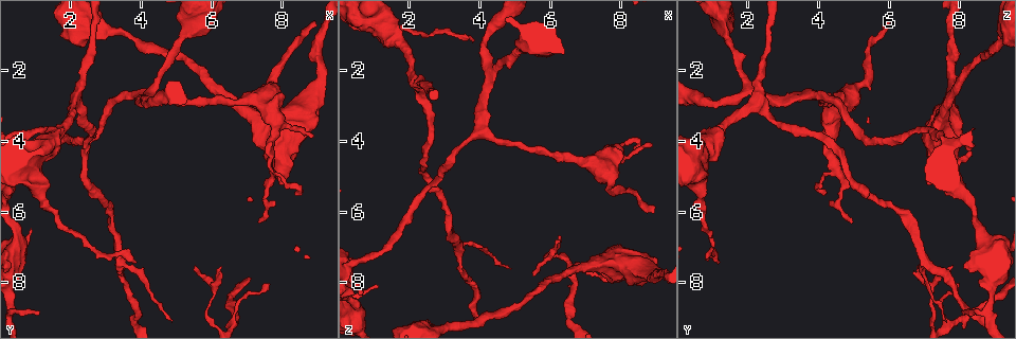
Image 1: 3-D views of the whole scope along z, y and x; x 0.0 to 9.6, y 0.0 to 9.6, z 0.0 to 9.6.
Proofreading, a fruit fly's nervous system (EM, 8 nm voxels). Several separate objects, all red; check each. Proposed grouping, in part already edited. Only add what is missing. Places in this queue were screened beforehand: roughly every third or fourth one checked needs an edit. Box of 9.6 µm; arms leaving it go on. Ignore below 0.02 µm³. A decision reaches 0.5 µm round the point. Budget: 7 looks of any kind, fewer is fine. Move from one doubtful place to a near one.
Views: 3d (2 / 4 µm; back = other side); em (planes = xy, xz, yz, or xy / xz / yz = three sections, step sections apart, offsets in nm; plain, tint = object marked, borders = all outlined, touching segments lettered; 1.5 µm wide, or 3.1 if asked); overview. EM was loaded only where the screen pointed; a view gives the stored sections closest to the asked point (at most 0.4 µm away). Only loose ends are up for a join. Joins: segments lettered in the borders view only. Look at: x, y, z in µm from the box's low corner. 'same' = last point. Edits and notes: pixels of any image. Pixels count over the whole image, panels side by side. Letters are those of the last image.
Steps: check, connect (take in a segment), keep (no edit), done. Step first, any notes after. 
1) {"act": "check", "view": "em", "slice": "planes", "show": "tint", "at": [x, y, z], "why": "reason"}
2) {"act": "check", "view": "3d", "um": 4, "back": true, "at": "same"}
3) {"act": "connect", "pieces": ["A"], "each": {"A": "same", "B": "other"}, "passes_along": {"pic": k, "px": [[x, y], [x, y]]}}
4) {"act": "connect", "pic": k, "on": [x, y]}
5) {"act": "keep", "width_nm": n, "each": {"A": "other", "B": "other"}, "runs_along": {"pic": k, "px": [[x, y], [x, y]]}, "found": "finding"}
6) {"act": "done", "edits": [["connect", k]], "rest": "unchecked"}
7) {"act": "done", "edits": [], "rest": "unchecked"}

{"act": "check", "view": "3d", "um": 4, "back": true, "at": [8.90, 0.60, 6.05], "why": "branch stops here"}

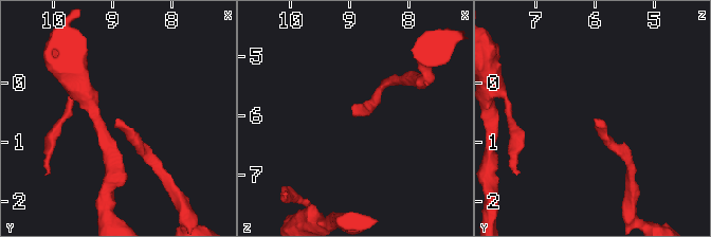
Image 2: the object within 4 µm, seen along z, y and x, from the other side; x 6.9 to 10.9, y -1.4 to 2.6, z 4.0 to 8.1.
{"act": "check", "view": "em", "slice": "planes", "show": "borders", "at": [8.90, 0.60, 6.05], "why": "shape alone is not enough"}

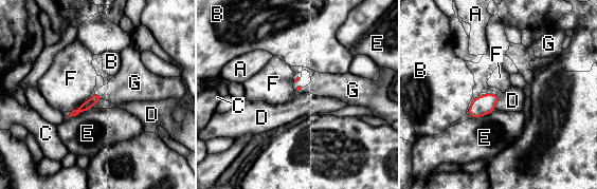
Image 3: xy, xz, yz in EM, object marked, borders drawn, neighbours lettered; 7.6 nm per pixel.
{"act": "connect", "pieces": ["G"], "longest_contact_nm": ["E", 220], "each": {"A": "other", "B": "other", "C": "other", "D": "other", "E": "other", "F": "other", "G": "same"}, "found": "the neuron continues"}

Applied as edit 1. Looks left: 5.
{"act": "check", "view": "overview", "why": "see it whole again"}

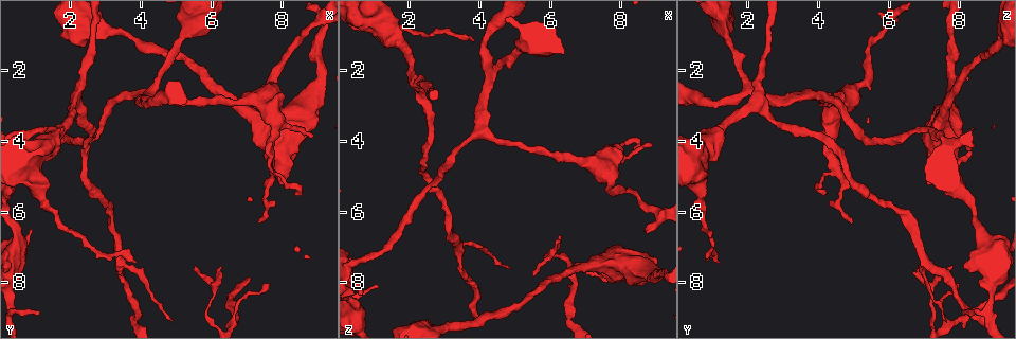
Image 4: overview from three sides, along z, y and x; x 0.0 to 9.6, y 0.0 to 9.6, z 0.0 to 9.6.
{"act": "check", "view": "3d", "um": 4, "at": [8.05, 5.20, 7.20], "why": "stops while still wide"}

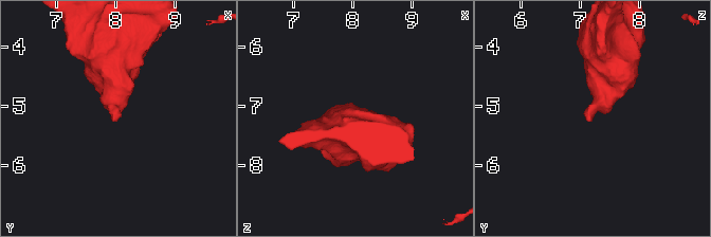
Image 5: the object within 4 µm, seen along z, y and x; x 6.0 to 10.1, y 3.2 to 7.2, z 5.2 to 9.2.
{"act": "check", "view": "em", "slice": "planes", "show": "plain", "at": [8.00, 5.25, 7.15]}

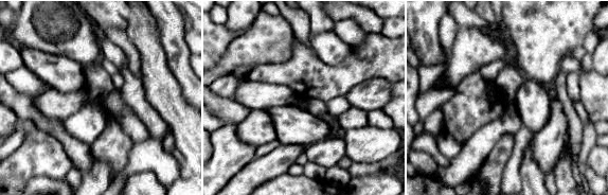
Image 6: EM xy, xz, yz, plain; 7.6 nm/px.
{"act": "check", "view": "em", "slice": "planes", "show": "borders", "at": "same"}

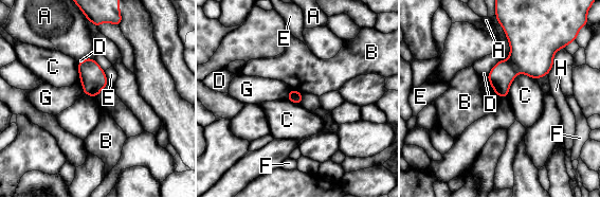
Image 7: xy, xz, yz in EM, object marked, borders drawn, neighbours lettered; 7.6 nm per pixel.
{"act": "keep", "each": {"A": "other", "B": "other", "C": "other", "D": "other", "E": "other", "F": "other", "G": "other", "H": "other"}, "border": {"pic": 7, "px": [[486, 77], [497, 96]]}, "found": "none of them fits"}

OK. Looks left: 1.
{"act": "done", "edits": [["connect", 3]], "rest": "unchecked"}

